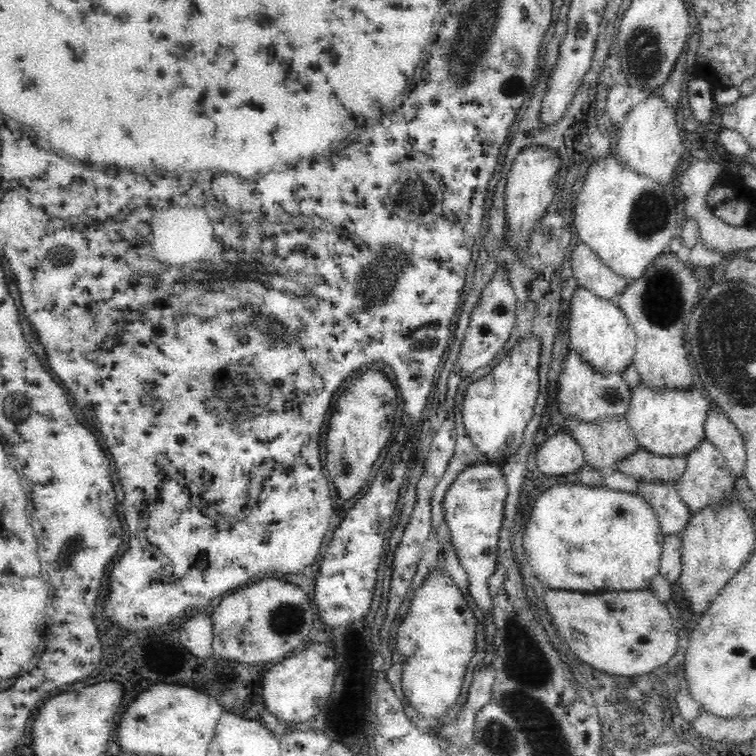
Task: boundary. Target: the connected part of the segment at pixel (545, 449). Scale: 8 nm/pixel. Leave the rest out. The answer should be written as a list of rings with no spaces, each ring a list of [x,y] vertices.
[[[566,429],[554,433],[537,449],[537,465],[546,476],[566,476],[585,463],[582,447]]]

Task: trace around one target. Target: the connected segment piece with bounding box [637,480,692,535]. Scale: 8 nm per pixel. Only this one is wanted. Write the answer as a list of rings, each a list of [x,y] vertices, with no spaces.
[[[640,480],[637,484],[638,492],[653,506],[665,535],[681,533],[692,513],[675,484],[672,480]]]

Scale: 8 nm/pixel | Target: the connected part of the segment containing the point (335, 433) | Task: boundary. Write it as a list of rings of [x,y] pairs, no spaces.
[[[364,370],[356,374],[348,390],[342,396],[338,396],[326,434],[328,442],[324,468],[336,484],[336,490],[342,500],[350,500],[352,496],[356,496],[370,478],[372,466],[392,434],[394,408],[396,388],[380,370]]]

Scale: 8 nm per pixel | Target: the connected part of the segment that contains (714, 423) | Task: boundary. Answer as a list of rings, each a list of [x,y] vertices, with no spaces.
[[[710,402],[708,416],[704,422],[705,438],[710,441],[726,458],[728,470],[733,478],[743,476],[746,462],[743,436],[730,422],[728,415]]]

